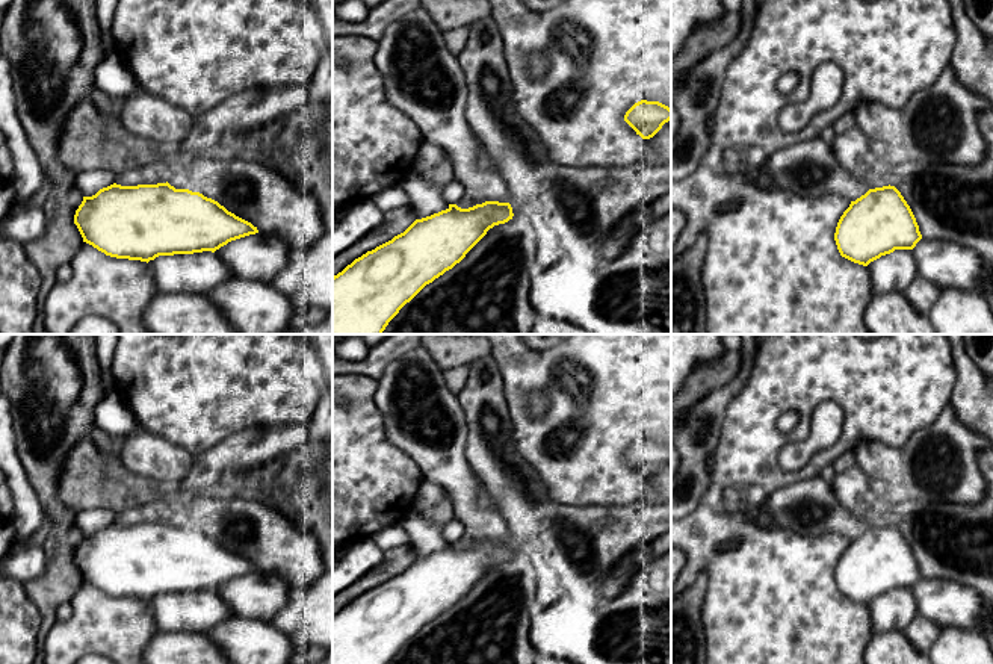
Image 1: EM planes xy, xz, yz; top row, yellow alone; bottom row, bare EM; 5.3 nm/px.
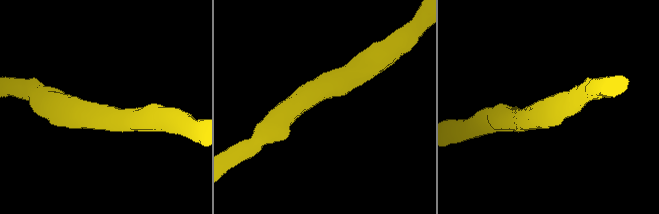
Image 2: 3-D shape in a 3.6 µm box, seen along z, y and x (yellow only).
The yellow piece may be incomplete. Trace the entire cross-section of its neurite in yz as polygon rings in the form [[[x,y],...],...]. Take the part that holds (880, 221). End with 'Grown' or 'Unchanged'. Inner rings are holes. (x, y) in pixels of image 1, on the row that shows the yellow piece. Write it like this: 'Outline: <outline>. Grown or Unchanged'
Outline: [[[895,186],[869,189],[840,216],[834,240],[842,257],[868,266],[922,239],[916,218]]]. Unchanged

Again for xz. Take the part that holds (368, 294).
Outline: [[[485,201],[469,209],[449,204],[446,210],[416,219],[404,233],[355,259],[333,277],[333,334],[382,334],[388,322],[426,284],[459,263],[490,228],[512,219],[509,203]]]. Unchanged

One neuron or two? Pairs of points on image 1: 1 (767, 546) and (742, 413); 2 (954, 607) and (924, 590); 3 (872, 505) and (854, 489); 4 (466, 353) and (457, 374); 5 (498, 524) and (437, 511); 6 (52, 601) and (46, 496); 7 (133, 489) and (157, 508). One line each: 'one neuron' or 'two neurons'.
1: one neuron
2: one neuron
3: one neuron
4: two neurons
5: two neurons
6: one neuron
7: two neurons

